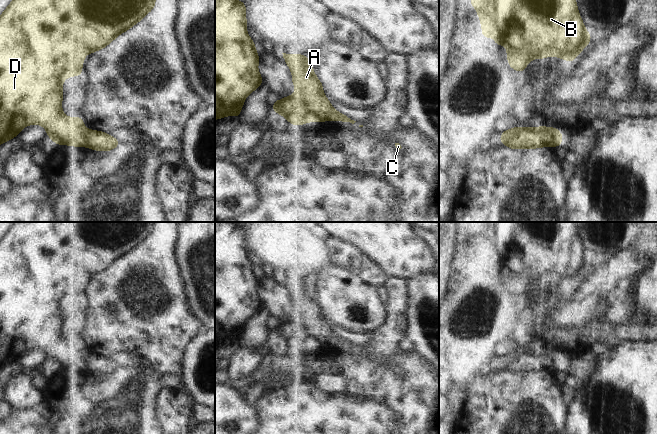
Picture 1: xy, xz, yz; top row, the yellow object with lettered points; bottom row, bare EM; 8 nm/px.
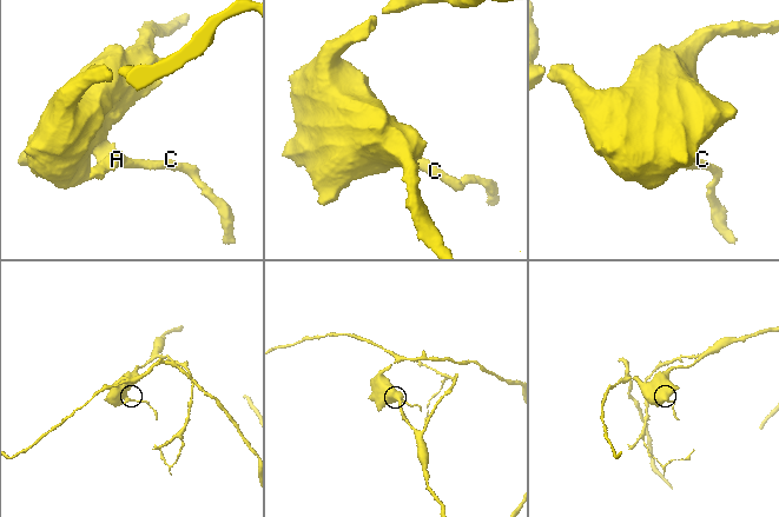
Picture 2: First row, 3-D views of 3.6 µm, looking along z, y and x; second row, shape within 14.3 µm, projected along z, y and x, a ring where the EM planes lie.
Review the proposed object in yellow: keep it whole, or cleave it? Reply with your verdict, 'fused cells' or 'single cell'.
fused cells

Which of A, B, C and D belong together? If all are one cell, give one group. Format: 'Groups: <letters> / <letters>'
Groups: A C / B D.

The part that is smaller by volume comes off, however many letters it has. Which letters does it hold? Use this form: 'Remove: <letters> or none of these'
Remove: A, C.

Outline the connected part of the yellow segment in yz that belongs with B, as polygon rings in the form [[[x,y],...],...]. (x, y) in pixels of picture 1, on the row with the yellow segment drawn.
[[[471,0],[470,3],[477,10],[482,37],[493,37],[496,45],[504,45],[509,66],[522,73],[535,58],[557,56],[573,62],[592,38],[584,27],[576,0]]]

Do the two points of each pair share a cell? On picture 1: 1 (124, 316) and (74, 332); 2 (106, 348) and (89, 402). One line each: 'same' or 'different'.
1: different
2: different

